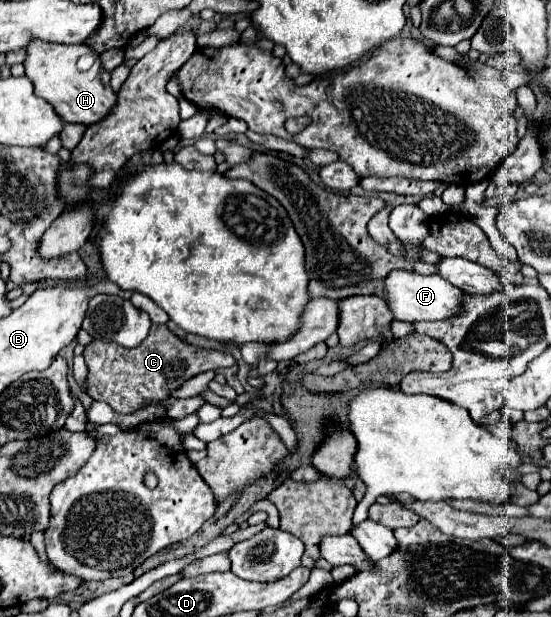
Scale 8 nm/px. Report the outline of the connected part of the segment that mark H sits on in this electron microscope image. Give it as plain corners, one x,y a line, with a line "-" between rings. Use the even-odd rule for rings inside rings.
31,39
27,45
27,57
25,57
25,75
31,79
35,93
49,101
57,115
67,123
83,123
91,125
99,119
103,119
111,105
115,105
115,91
109,87
109,73
105,73
99,55
89,45
57,45
47,43
41,39
-
83,55
95,55
95,63
87,71
77,69
77,61

